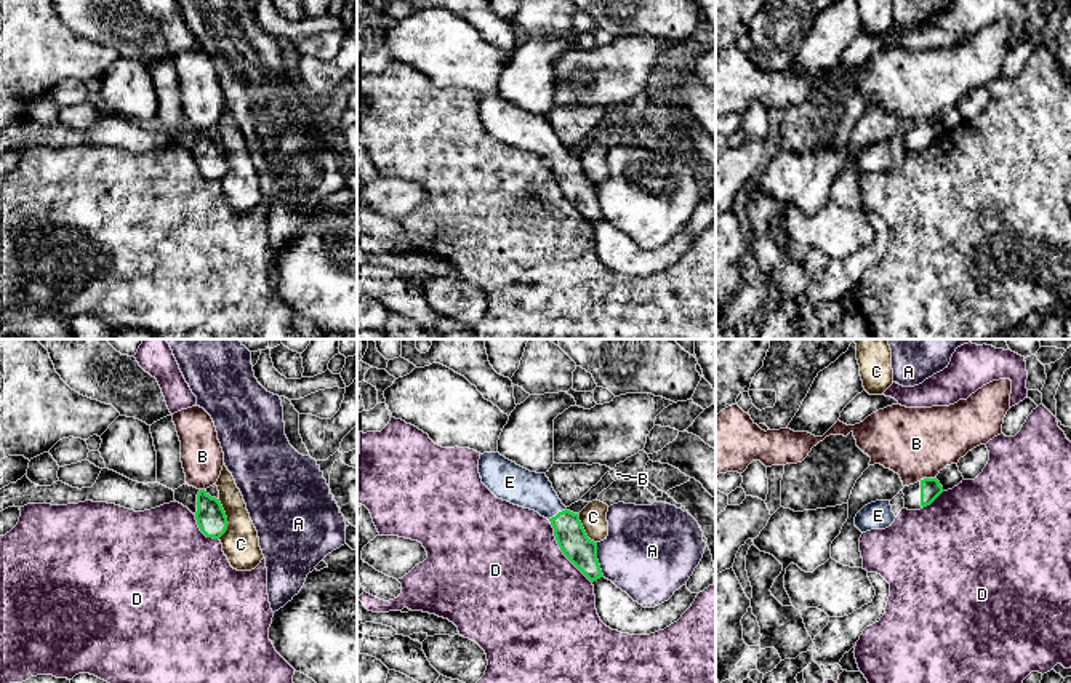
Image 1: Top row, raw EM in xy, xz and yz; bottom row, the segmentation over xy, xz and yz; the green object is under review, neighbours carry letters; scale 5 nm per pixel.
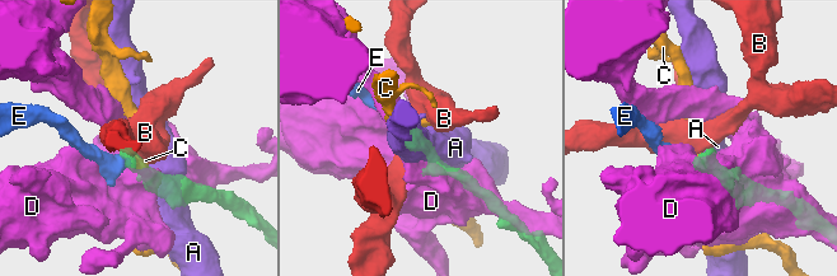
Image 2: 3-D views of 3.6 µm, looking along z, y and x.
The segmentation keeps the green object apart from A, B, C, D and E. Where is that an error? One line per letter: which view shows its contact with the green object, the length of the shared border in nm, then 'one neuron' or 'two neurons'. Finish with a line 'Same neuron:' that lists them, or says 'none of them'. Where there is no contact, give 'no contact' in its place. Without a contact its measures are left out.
A: meets green in xz; contact 180 nm long; two neurons
B: meets green in yz; contact 90 nm long; two neurons
C: meets green in xy; contact 200 nm long; two neurons
D: meets green in xz; contact 380 nm long; two neurons
E: meets green in xz; contact 110 nm long; one neuron
Same neuron: E

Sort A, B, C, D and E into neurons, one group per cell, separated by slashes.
A / B / C / D / E

